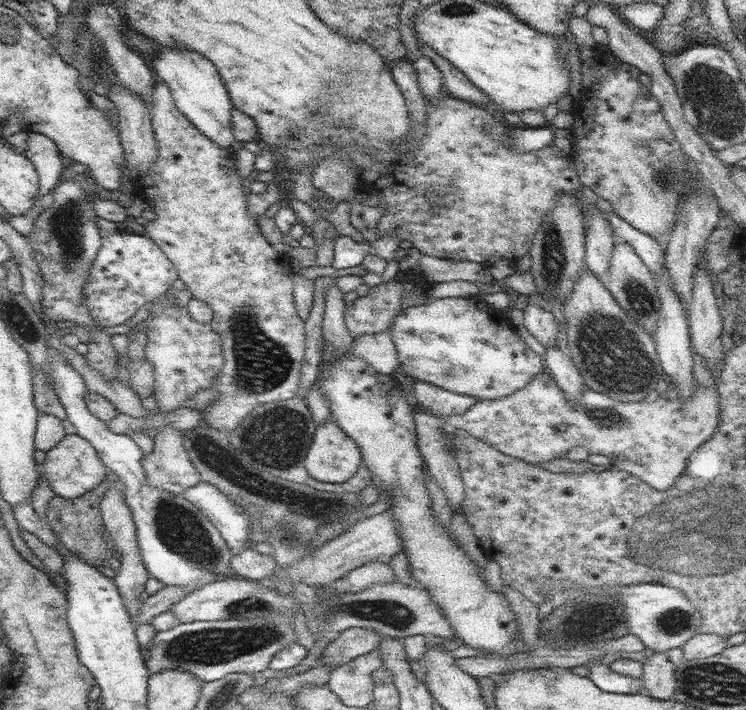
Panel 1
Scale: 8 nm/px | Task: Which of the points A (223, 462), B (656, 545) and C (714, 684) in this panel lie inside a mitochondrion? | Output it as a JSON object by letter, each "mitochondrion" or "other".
{"A":"mitochondrion","B":"mitochondrion","C":"mitochondrion"}

